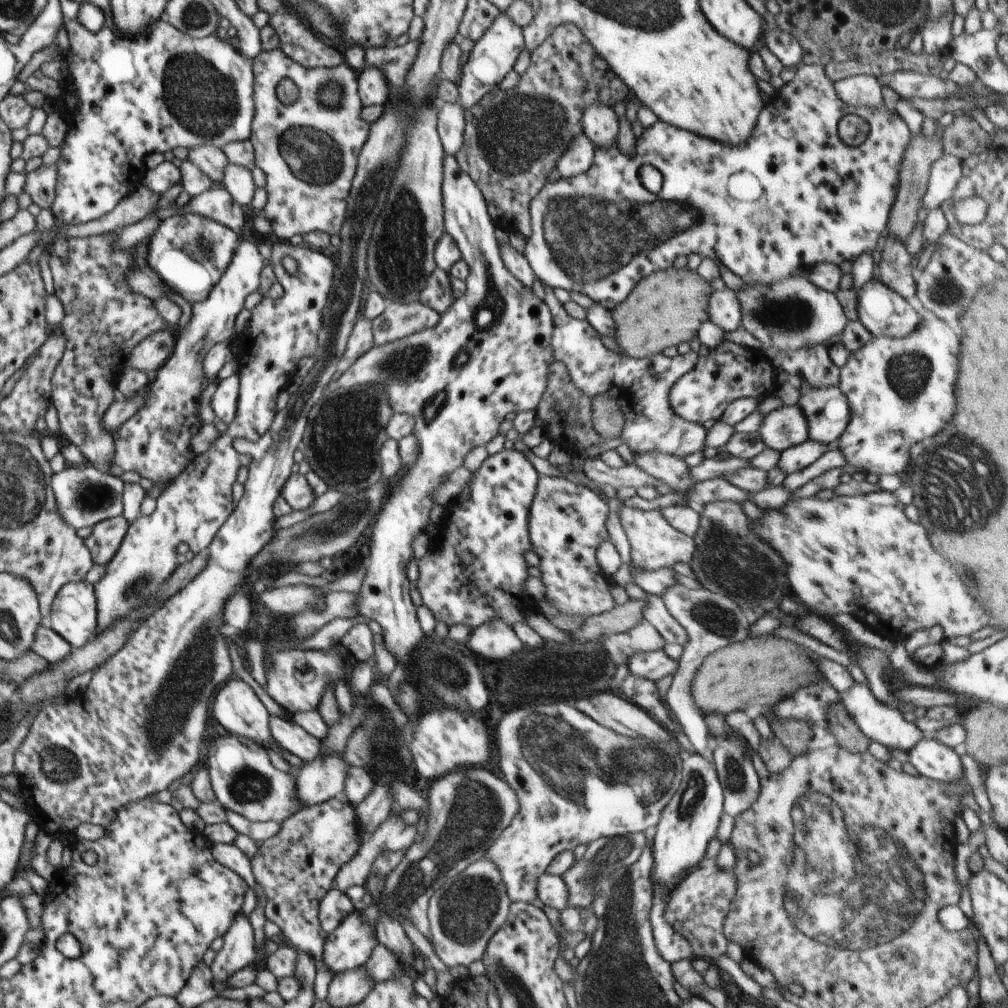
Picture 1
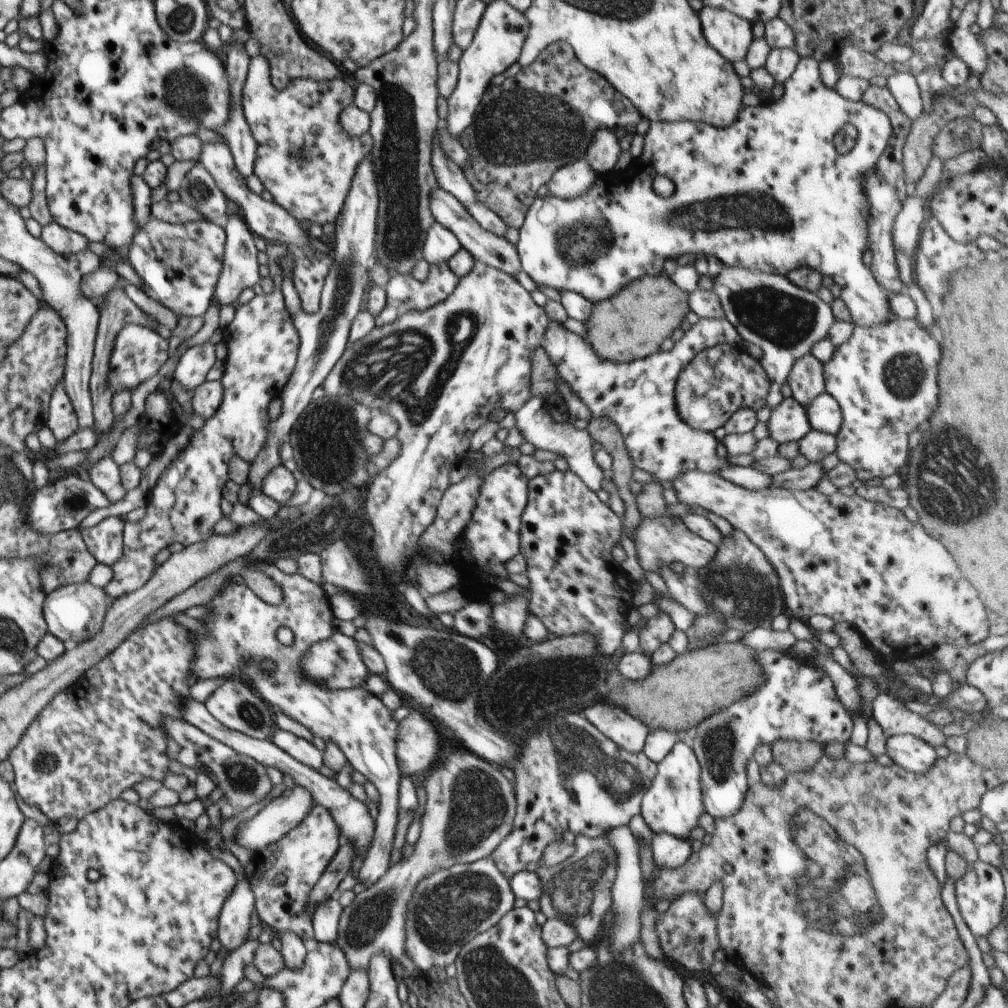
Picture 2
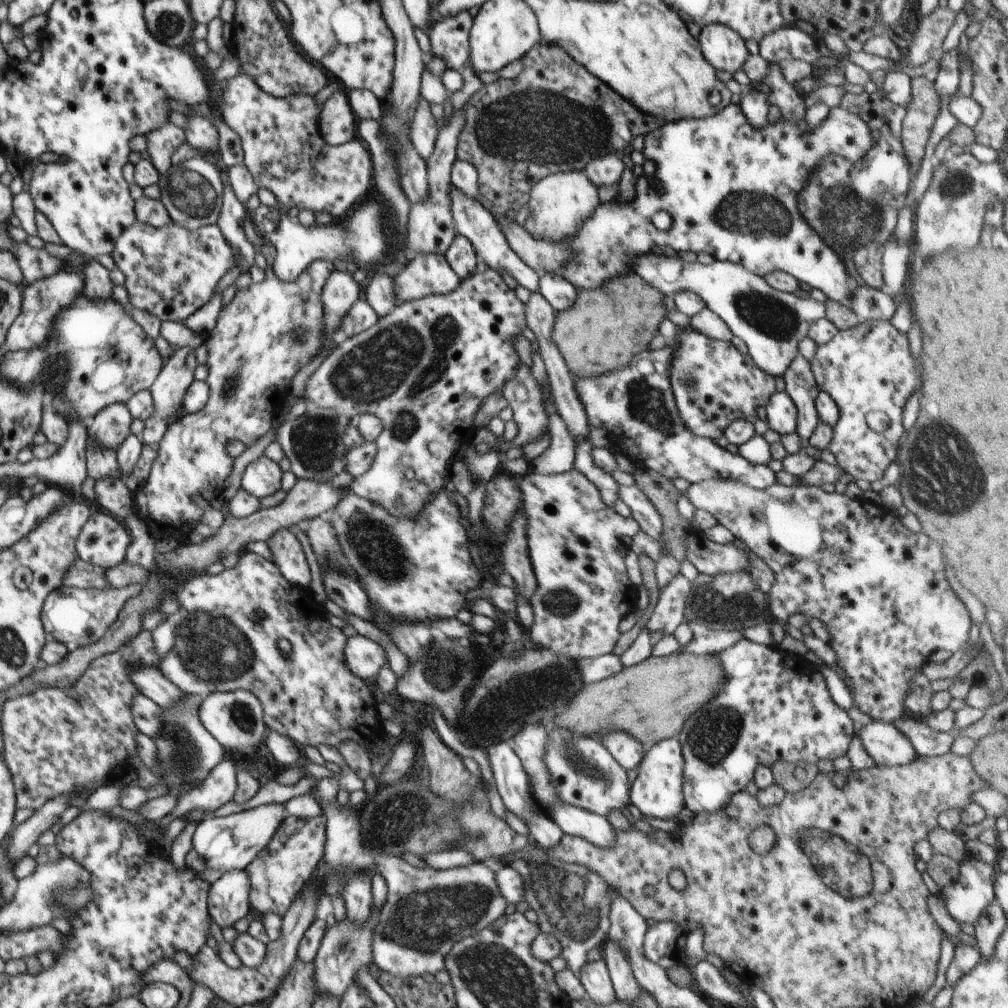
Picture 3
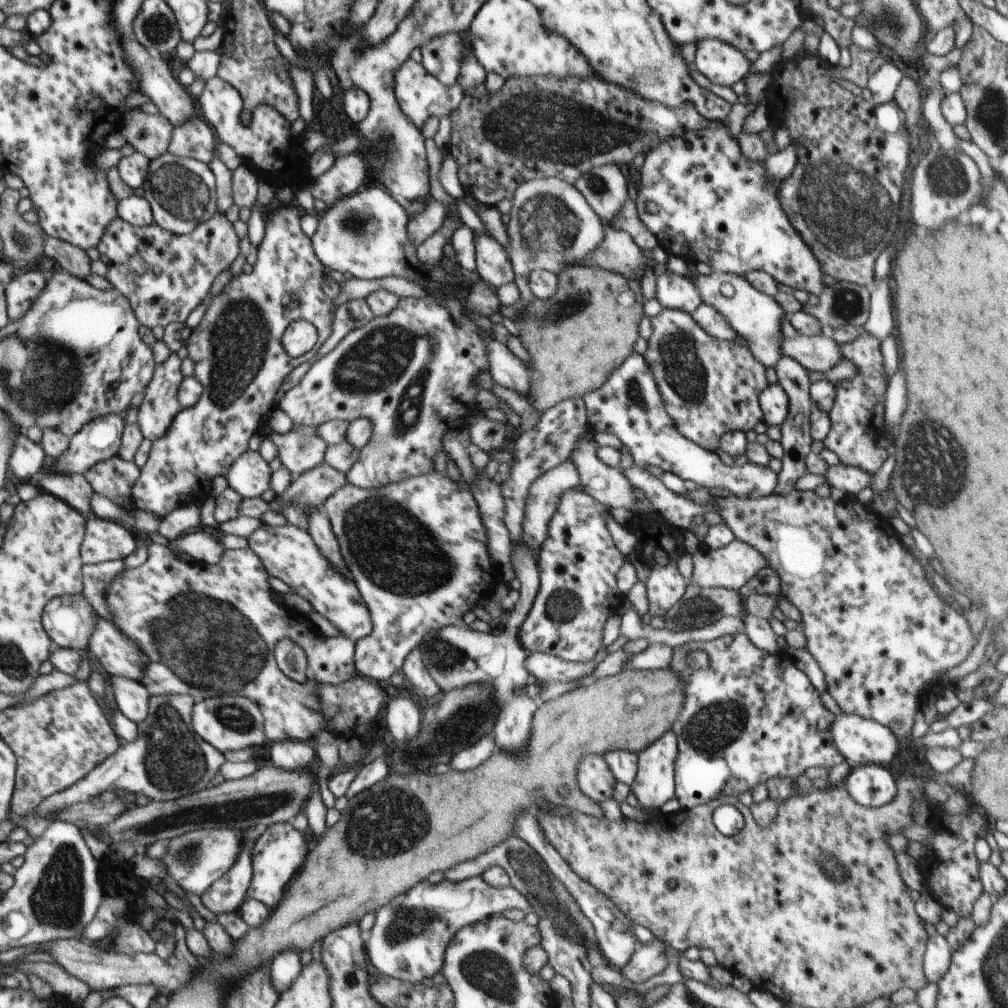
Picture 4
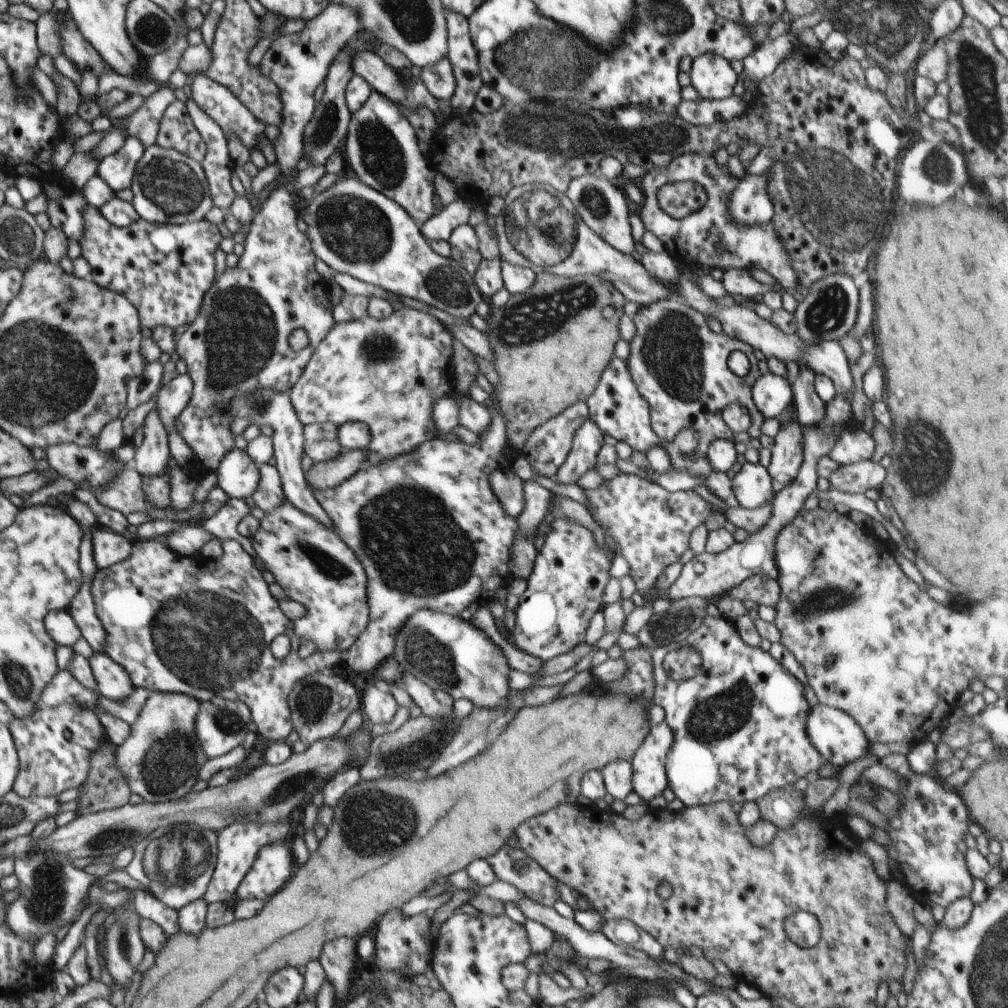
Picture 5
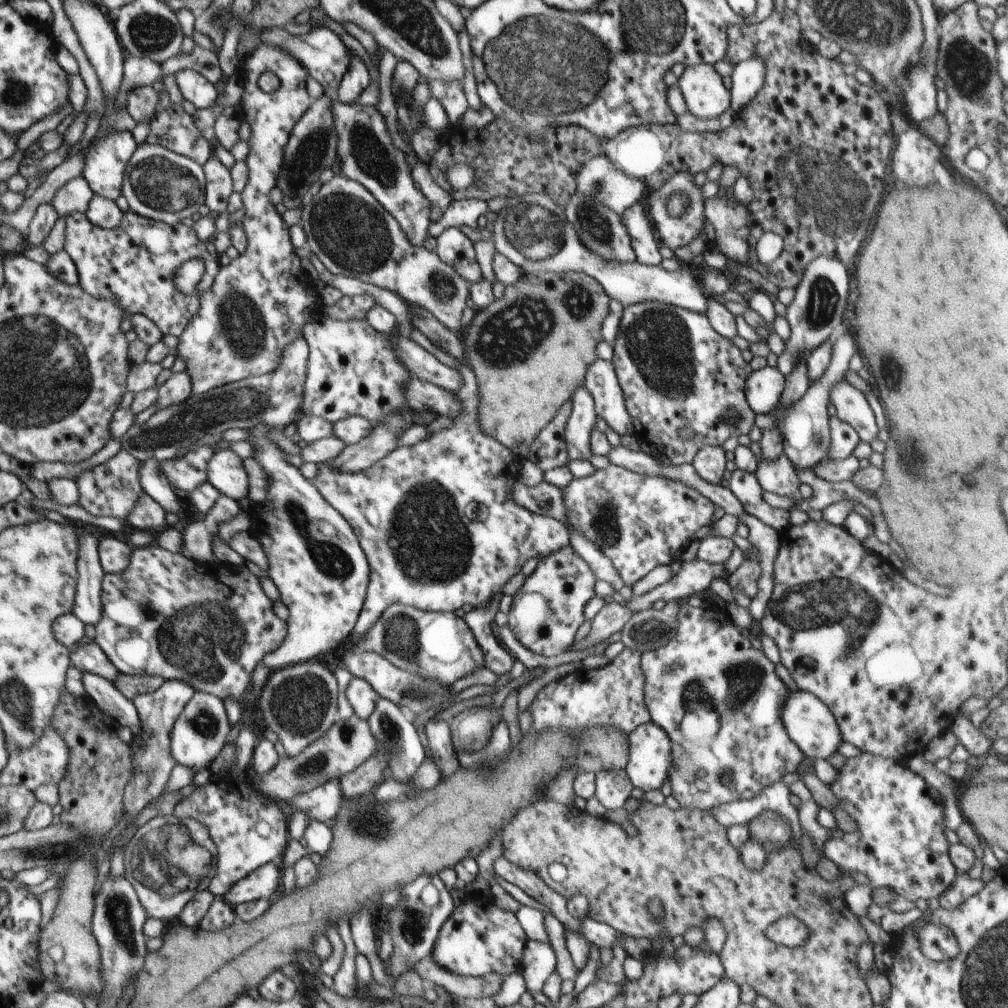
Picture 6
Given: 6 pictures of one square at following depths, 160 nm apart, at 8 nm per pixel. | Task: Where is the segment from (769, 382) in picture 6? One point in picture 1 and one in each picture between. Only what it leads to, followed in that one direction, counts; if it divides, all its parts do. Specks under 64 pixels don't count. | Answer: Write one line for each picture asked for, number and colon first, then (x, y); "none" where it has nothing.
1: (785, 427)
2: (788, 422)
3: (782, 416)
4: (774, 402)
5: (772, 395)

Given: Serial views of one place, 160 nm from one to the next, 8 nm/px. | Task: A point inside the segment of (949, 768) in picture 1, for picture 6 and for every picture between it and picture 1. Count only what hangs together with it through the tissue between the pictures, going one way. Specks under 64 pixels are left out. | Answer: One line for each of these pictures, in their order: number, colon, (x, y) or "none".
2: (913, 754)
3: (888, 746)
4: (862, 741)
5: (839, 740)
6: (810, 725)

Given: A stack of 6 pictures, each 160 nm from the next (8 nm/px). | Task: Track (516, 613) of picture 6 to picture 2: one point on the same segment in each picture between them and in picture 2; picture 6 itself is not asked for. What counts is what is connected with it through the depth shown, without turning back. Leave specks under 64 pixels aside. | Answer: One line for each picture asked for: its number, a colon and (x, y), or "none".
2: (574, 591)
3: (583, 591)
4: (578, 563)
5: (571, 572)

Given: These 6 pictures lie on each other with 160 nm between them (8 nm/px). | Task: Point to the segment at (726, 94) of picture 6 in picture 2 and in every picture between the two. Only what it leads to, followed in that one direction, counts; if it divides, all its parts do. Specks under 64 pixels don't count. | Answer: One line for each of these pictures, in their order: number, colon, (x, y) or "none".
2: (730, 35)
3: (725, 49)
4: (720, 62)
5: (712, 76)

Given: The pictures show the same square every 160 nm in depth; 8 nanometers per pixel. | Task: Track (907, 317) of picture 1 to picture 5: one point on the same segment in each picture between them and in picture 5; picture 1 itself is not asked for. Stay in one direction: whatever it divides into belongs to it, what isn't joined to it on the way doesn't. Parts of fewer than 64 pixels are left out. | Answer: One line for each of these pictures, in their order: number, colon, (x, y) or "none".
2: (726, 181)
3: (728, 188)
4: (717, 206)
5: (709, 238)

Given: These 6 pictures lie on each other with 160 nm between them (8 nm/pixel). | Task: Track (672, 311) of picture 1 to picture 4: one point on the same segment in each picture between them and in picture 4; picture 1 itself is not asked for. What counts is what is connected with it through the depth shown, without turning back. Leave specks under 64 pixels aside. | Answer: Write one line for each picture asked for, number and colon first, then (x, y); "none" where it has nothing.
2: (632, 325)
3: (603, 330)
4: (588, 328)

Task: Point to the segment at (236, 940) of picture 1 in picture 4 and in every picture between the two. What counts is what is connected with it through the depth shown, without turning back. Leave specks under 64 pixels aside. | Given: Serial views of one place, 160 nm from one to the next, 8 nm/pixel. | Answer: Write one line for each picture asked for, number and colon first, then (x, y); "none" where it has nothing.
2: (234, 920)
3: (228, 902)
4: (227, 894)

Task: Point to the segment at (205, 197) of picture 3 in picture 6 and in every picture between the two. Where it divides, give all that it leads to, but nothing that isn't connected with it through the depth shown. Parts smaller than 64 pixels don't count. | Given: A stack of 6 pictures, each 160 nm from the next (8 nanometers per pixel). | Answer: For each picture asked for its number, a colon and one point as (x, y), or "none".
4: (186, 187)
5: (167, 182)
6: (156, 177)

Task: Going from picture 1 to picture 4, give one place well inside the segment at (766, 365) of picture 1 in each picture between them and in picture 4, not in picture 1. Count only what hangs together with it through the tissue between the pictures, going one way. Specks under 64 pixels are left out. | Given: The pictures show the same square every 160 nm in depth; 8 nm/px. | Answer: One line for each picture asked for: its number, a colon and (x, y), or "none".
2: (723, 379)
3: (713, 383)
4: (710, 387)

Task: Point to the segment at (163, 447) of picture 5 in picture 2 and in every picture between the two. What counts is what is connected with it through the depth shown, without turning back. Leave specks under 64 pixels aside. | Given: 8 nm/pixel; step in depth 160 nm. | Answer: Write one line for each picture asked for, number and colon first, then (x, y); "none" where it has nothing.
2: (193, 365)
3: (168, 390)
4: (160, 405)

